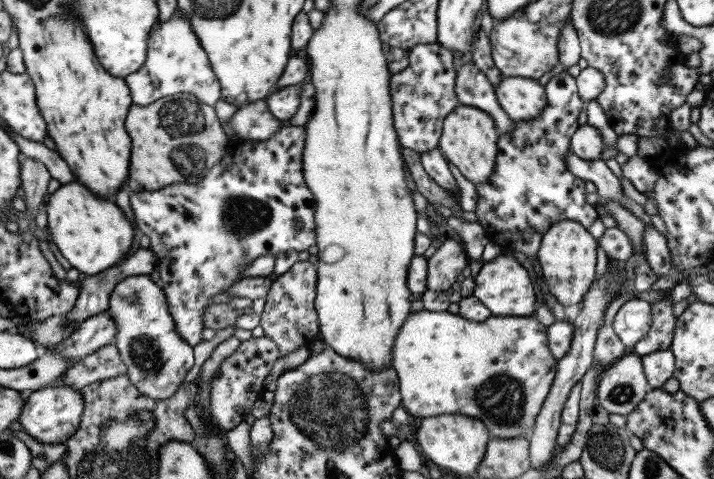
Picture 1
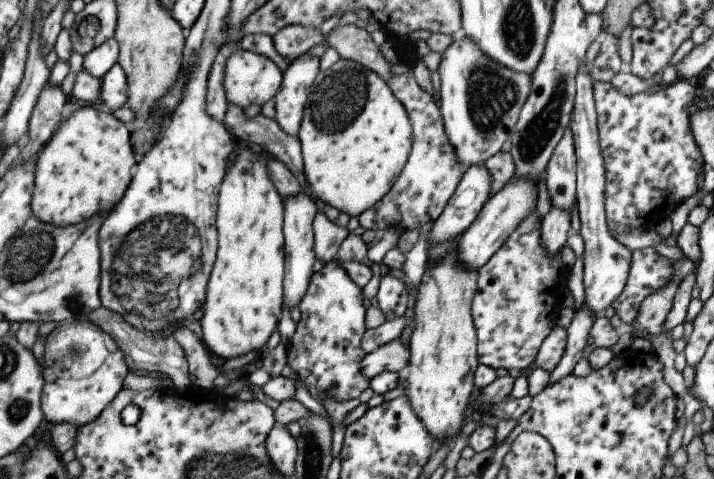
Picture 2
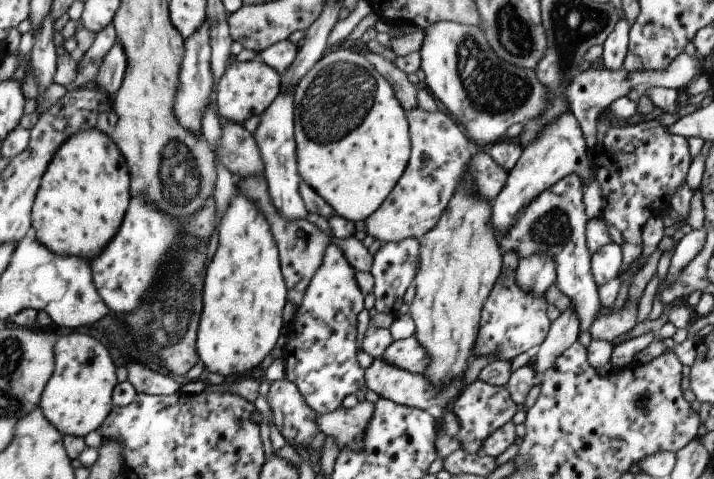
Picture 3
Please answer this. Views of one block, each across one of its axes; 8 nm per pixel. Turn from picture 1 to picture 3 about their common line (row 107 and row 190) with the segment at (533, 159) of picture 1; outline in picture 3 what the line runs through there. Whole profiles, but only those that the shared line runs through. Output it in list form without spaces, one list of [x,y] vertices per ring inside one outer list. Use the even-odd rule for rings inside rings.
[[[574,174],[557,180],[544,193],[539,194],[517,220],[517,223],[499,239],[501,255],[508,250],[517,252],[518,260],[535,253],[543,253],[554,259],[556,278],[554,284],[570,301],[570,306],[578,319],[578,333],[585,332],[598,316],[602,306],[597,295],[597,286],[590,274],[590,256],[585,243],[583,193],[585,188]]]

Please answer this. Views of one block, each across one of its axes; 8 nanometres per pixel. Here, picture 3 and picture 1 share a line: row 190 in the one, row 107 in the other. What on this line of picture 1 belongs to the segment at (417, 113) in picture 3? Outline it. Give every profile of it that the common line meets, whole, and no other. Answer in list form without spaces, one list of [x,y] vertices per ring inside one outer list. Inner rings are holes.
[[[437,43],[415,44],[407,51],[407,66],[389,75],[392,125],[401,148],[427,152],[437,147],[445,115],[459,105],[453,90],[456,73],[453,55]]]

